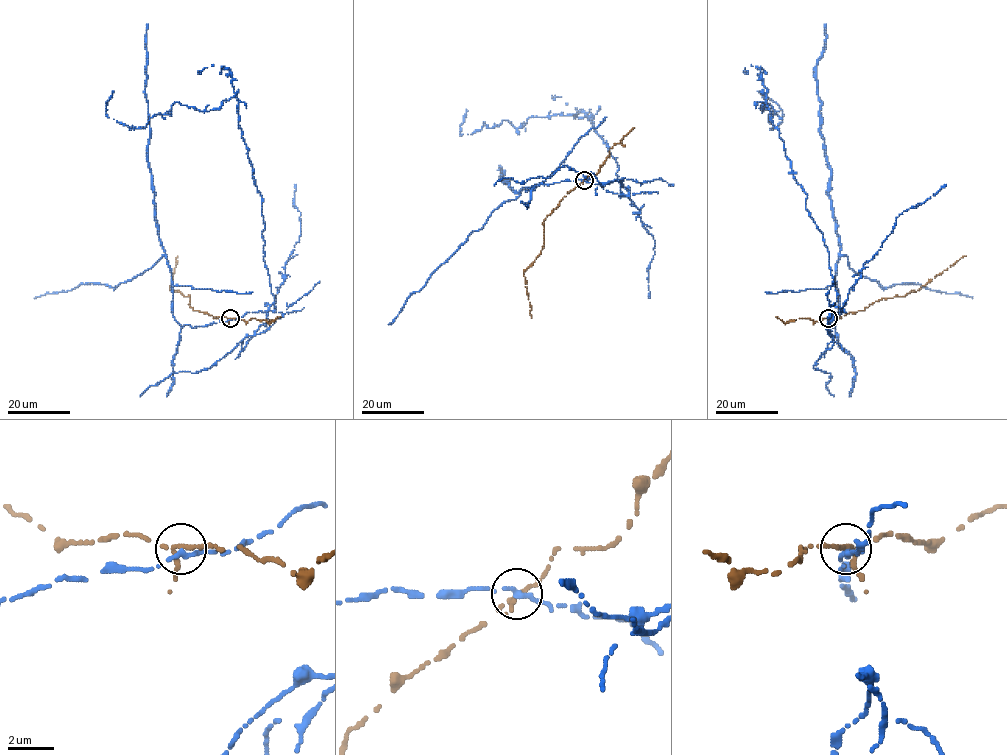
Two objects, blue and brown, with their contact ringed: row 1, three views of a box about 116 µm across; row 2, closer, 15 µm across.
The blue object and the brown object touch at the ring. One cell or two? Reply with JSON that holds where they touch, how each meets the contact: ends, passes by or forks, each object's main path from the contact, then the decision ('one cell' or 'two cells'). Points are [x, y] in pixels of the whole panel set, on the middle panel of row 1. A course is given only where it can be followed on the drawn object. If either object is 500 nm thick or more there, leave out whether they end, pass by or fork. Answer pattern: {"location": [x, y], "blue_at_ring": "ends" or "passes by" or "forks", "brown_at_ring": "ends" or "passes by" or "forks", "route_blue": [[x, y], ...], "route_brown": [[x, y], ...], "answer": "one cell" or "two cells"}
{"location": [584, 180], "blue_at_ring": "ends", "brown_at_ring": "passes by", "route_blue": [[584, 180], [629, 193], [590, 117], [530, 116], [518, 128], [502, 120], [461, 135], [466, 109]], "route_brown": [[584, 180], [547, 215], [543, 223], [543, 249], [524, 271], [531, 317]], "answer": "two cells"}

